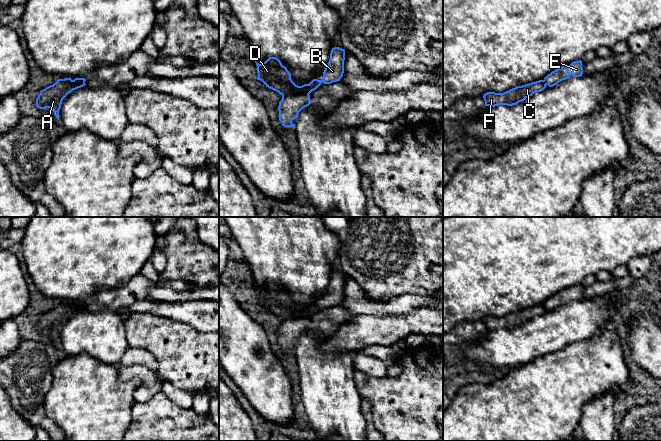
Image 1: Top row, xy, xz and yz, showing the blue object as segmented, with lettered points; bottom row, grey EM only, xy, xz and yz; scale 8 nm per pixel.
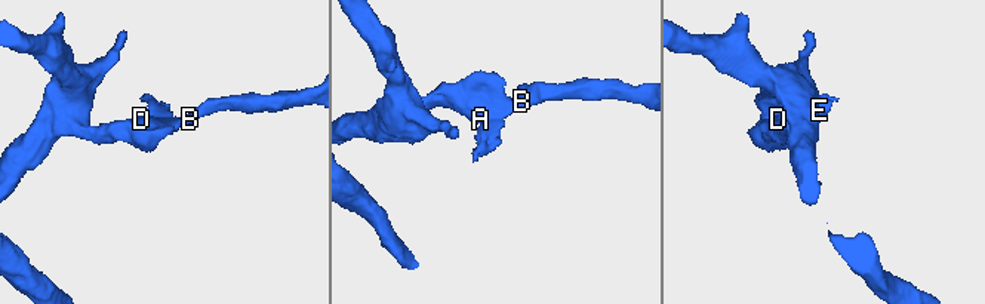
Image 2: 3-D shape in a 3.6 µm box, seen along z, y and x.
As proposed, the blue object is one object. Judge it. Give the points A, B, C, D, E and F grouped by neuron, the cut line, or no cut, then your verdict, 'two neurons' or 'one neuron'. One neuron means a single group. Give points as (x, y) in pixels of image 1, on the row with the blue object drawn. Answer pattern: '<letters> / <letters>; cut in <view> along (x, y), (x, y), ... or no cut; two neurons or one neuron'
A B C D F / E; cut in xz along (308, 93), (288, 94), (282, 97); two neurons

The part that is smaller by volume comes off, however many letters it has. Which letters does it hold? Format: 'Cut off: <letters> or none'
Cut off: E

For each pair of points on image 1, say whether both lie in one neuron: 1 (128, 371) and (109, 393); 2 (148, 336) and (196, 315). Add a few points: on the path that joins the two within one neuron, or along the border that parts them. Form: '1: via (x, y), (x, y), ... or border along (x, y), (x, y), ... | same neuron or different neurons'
1: border along (116, 366), (122, 380), (140, 379), (134, 399) | different neurons
2: border along (158, 316), (188, 323), (196, 329), (203, 331) | different neurons

